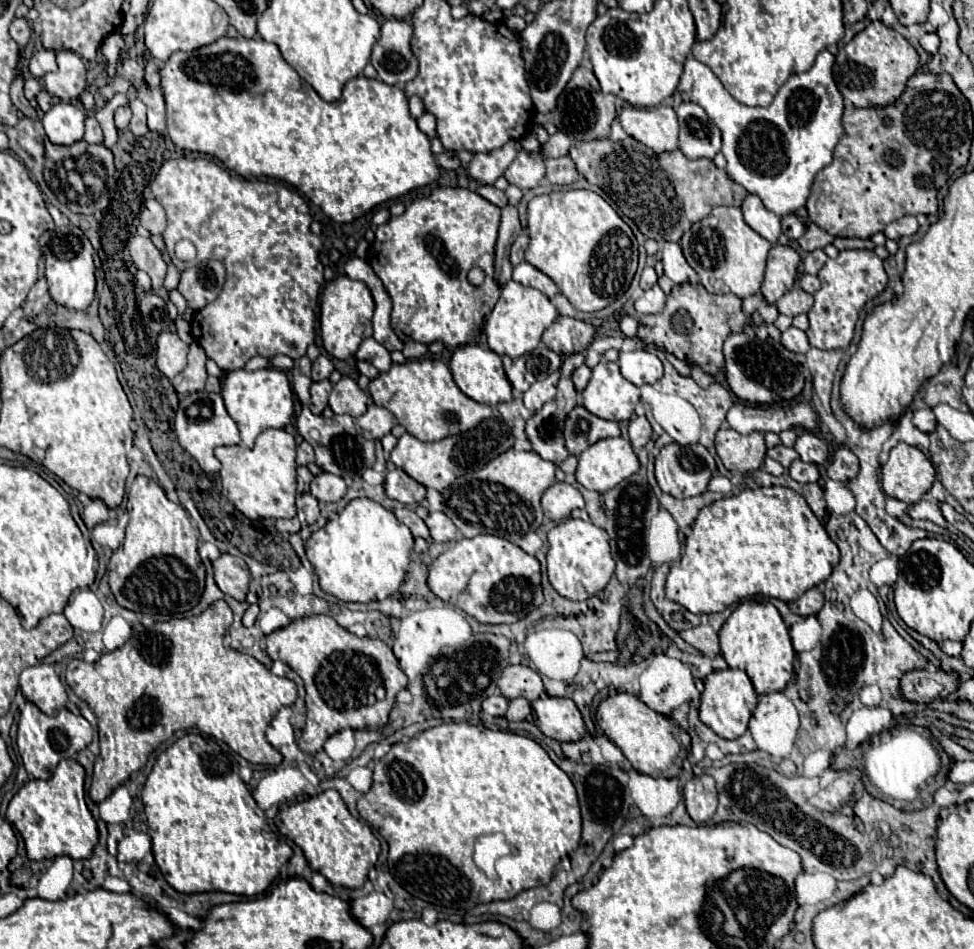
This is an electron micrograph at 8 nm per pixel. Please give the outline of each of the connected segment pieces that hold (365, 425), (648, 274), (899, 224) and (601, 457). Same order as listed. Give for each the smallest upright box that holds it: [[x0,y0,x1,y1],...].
[[355,403,395,439],[641,267,657,291],[885,215,919,239],[575,439,639,491]]

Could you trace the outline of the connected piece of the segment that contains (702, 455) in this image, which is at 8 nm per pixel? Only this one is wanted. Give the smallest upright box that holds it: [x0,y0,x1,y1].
[655,443,715,499]

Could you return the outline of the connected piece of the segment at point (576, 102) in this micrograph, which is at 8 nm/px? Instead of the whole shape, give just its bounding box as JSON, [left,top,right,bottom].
[551,67,617,141]

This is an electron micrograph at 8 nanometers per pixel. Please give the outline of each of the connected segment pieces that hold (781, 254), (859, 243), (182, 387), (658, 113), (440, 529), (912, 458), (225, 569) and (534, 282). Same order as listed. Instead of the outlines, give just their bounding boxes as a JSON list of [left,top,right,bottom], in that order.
[[759,245,801,305],[833,239,875,251],[171,343,207,393],[619,107,679,155],[425,511,457,543],[883,443,935,503],[213,553,251,601],[513,261,559,299]]

